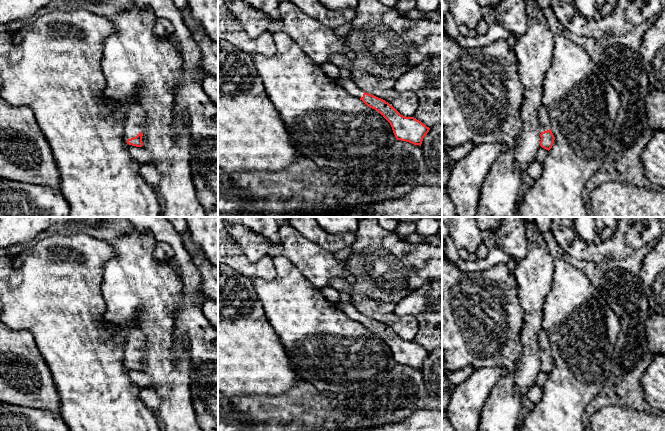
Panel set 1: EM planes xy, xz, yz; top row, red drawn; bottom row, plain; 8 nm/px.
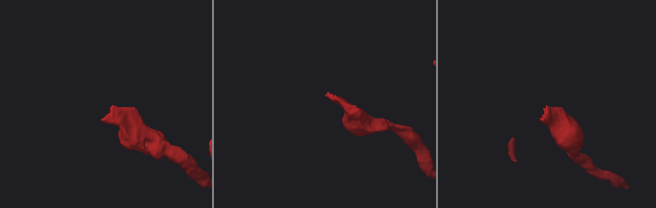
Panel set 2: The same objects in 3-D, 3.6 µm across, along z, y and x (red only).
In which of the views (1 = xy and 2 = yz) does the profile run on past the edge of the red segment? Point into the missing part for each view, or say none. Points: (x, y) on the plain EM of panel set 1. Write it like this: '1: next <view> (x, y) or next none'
1: next xy (135, 345)
2: next yz (543, 340)

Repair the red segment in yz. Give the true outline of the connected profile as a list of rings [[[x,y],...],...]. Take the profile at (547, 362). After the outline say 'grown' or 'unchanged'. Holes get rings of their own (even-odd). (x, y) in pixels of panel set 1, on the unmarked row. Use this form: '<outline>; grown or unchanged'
[[[543,329],[538,334],[538,344],[541,356],[540,370],[549,375],[553,370],[555,361],[551,355],[551,344],[548,334]]]; grown

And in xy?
[[[138,328],[129,329],[126,332],[126,344],[124,360],[128,363],[127,368],[142,371],[142,354],[146,348],[146,335]]]; grown

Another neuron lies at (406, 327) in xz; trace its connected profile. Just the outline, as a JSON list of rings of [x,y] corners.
[[[351,294],[350,303],[364,316],[388,326],[401,339],[413,341],[419,328],[418,321],[410,315],[398,317],[394,313],[395,304],[375,301],[361,294]]]

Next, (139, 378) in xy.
[[[127,369],[128,375],[131,381],[136,384],[139,388],[147,388],[149,389],[151,385],[151,379],[148,375],[146,375],[142,371],[136,371],[132,369]]]

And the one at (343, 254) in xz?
[[[346,247],[344,249],[339,250],[339,251],[333,252],[333,255],[337,260],[345,261],[346,259],[349,258],[351,253],[352,253],[351,247]]]

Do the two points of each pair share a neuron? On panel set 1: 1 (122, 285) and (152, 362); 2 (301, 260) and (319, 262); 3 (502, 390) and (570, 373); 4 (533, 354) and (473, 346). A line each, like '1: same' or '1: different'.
1: same
2: same
3: different
4: different

